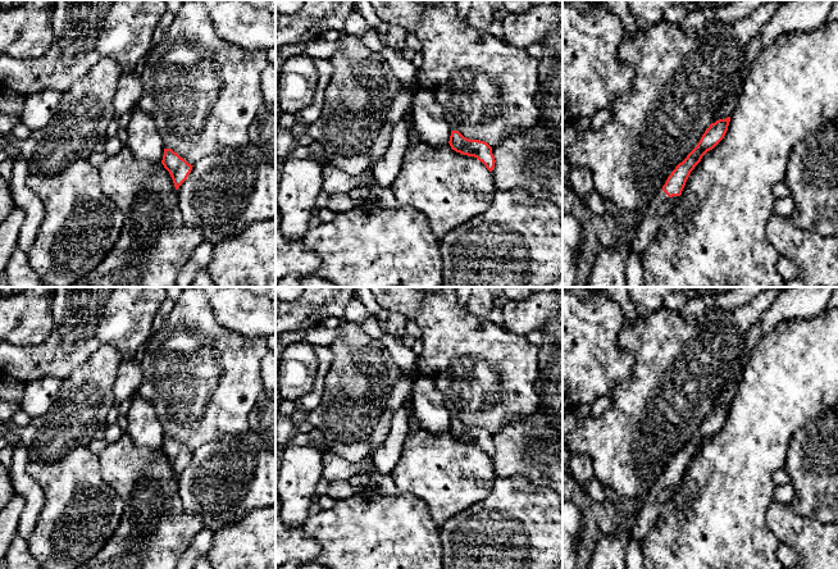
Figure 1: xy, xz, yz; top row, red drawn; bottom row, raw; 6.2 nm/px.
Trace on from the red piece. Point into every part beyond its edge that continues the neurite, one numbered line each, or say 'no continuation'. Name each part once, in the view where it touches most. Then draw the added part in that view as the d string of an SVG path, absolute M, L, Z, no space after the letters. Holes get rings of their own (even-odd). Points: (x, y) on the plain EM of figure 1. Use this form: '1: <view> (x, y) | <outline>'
1: yz (661, 492) | M660 478L653 488L648 492L647 501L642 506L637 523L632 532L632 541L641 543L647 533L657 523L662 506L671 499L673 493L679 487L679 483L669 484L664 478Z

